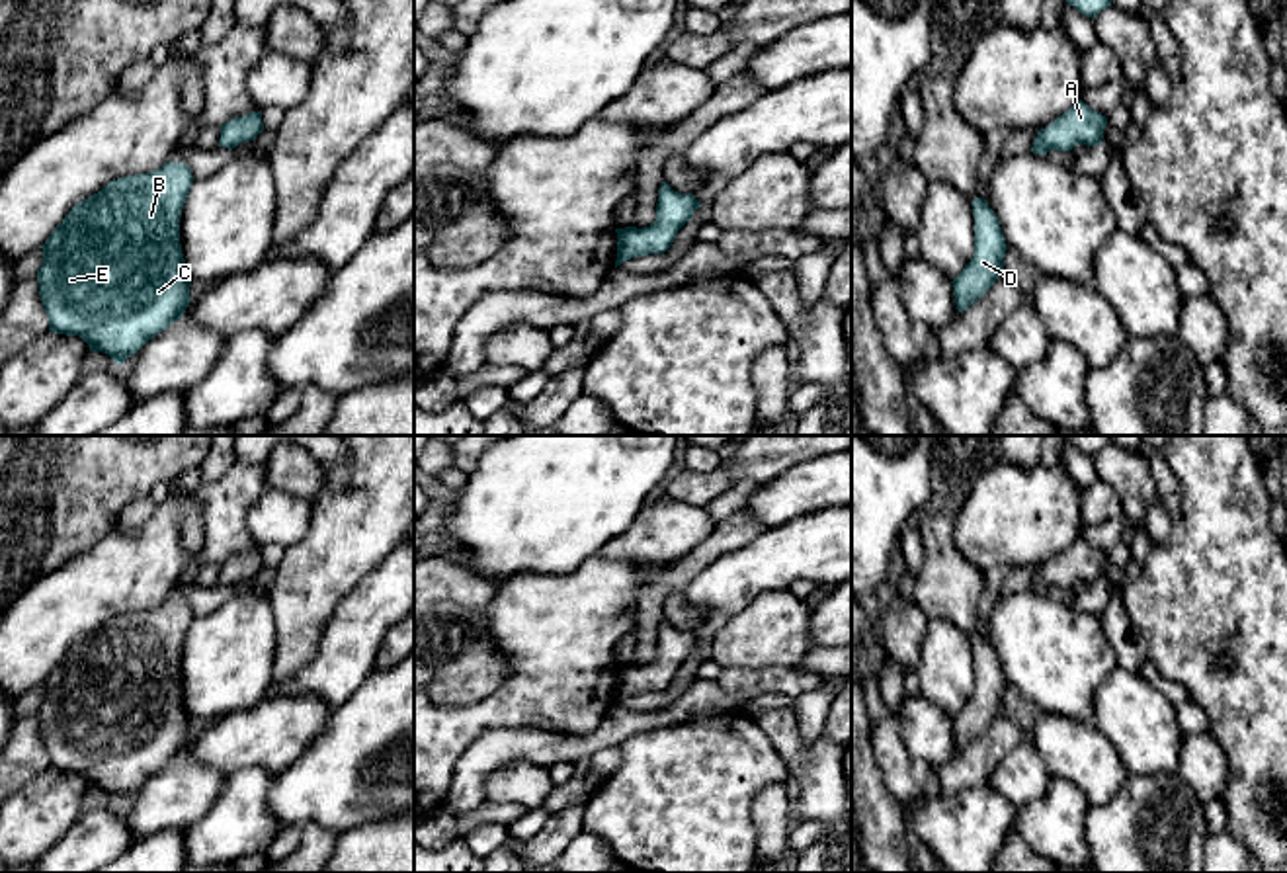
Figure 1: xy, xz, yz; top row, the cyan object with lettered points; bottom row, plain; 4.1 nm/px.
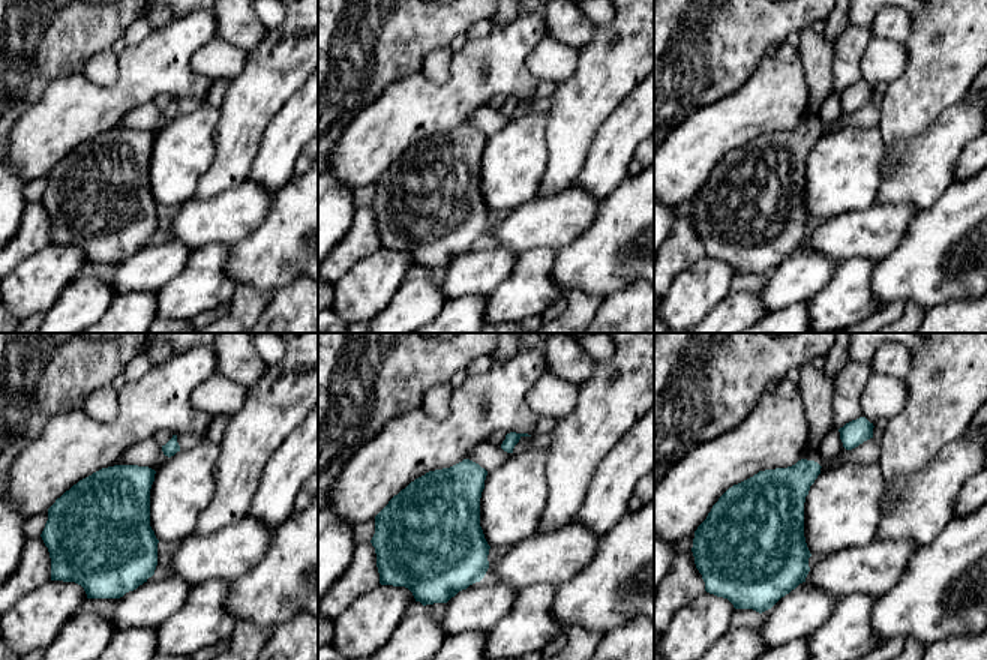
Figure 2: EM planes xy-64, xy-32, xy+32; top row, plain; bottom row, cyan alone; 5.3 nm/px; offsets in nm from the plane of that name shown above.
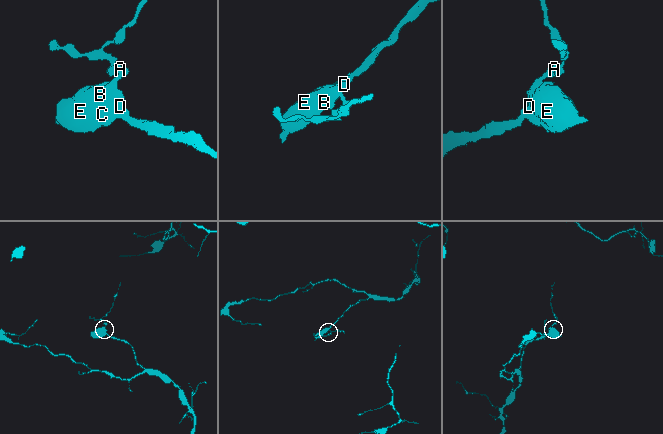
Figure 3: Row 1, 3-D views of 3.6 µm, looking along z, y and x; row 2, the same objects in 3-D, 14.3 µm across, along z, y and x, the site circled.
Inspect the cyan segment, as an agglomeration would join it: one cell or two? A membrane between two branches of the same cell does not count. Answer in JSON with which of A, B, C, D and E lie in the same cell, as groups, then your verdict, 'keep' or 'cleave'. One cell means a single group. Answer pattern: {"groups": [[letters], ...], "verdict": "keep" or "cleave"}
{"groups": [["A", "B", "C", "D", "E"]], "verdict": "keep"}

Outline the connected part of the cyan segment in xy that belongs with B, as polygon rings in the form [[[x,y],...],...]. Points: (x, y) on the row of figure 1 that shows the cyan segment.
[[[164,162],[154,172],[109,182],[68,211],[41,246],[43,264],[37,270],[39,295],[51,332],[80,336],[90,352],[104,352],[123,365],[129,355],[184,316],[191,303],[191,279],[180,244],[180,215],[191,184],[193,176],[187,164]]]

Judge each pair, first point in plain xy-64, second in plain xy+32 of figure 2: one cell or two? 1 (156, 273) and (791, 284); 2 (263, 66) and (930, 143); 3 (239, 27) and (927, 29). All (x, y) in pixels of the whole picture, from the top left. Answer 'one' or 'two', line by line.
1: one
2: two
3: two

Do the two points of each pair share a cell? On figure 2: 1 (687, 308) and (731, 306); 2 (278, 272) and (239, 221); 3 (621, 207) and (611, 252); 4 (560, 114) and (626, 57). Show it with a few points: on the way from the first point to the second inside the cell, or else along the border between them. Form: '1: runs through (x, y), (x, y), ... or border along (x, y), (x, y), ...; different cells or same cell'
1: border along (728, 293), (704, 317); different cells
2: border along (270, 204), (266, 218), (231, 246); different cells
3: runs through (621, 218), (621, 242); same cell
4: runs through (576, 107), (609, 74); same cell

